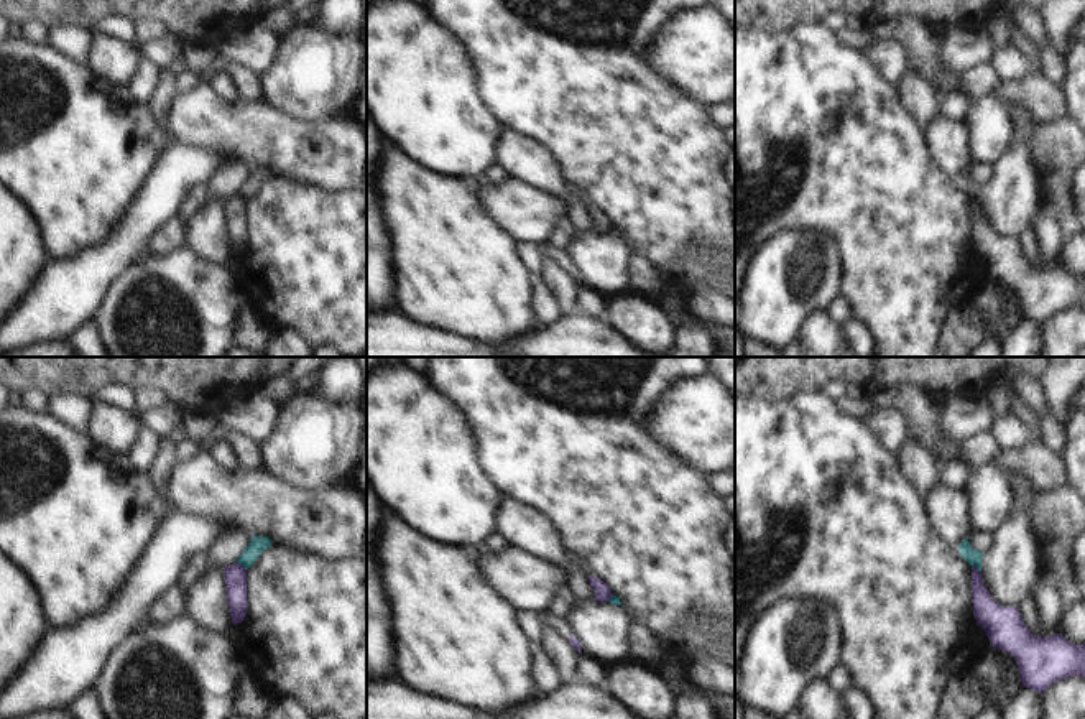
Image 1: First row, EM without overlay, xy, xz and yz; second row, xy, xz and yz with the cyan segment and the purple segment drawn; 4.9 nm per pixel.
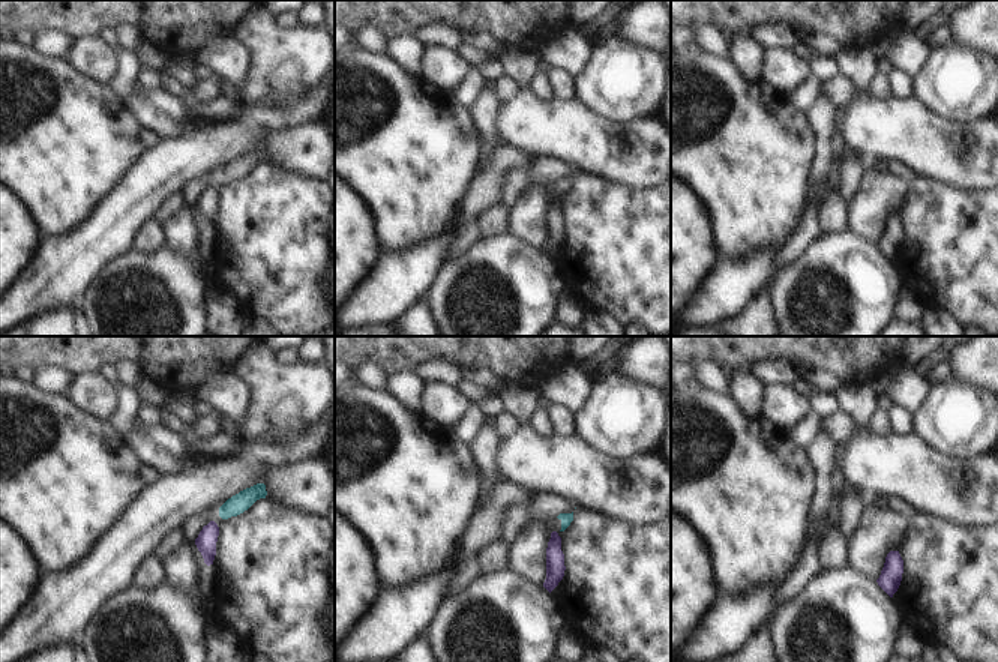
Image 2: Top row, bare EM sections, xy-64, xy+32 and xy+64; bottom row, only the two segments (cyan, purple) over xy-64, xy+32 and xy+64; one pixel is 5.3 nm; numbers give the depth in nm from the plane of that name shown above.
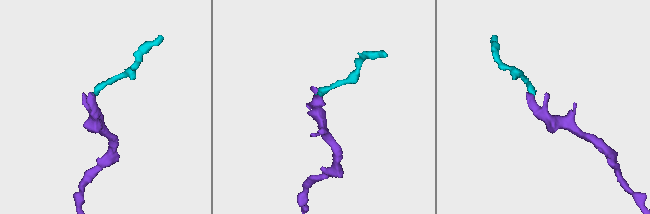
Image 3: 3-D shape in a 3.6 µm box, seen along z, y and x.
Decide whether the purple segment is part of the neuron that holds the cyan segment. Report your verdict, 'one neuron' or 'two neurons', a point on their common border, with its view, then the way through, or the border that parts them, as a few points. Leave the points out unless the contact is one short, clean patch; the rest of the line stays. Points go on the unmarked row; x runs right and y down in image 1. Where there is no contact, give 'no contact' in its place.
two neurons; meets cyan in xy at (242, 196); border along xy (237, 193), (245, 201)

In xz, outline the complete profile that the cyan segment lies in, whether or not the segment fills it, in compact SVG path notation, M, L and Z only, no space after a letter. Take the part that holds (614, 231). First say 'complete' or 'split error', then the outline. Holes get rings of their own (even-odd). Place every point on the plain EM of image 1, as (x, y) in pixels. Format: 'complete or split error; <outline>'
split error; M612 227L608 234L575 230L574 240L561 252L564 263L579 271L582 285L610 298L628 293L626 262L631 248L621 232Z

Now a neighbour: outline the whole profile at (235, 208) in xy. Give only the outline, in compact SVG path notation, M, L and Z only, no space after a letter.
M235 194L224 201L227 234L233 257L247 247L247 201Z

